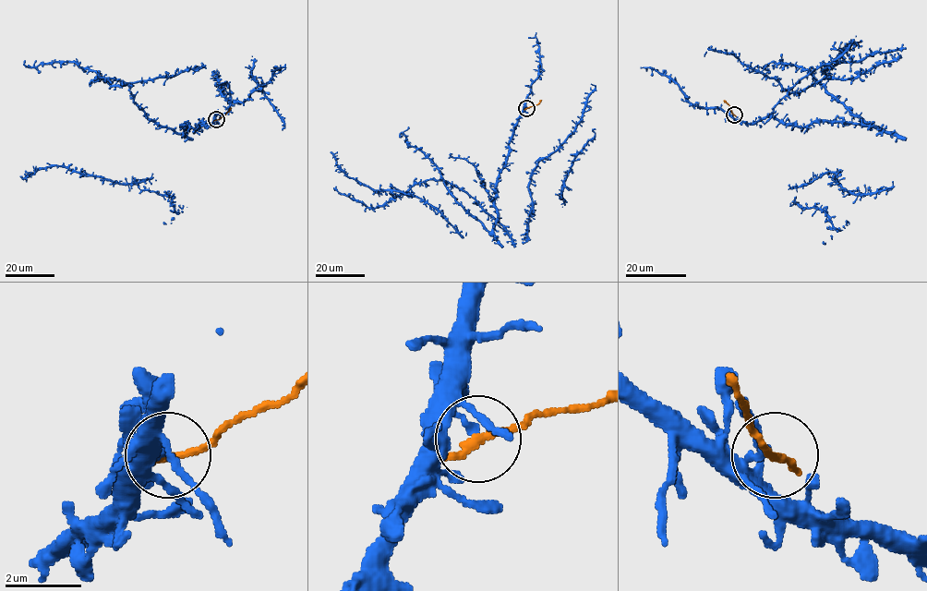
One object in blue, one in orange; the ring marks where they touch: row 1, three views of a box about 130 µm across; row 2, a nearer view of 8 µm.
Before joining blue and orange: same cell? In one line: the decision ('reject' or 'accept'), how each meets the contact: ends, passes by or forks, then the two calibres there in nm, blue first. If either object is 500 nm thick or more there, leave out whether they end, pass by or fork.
reject; blue ends; orange passes by; calibres 220 and 190 nm

